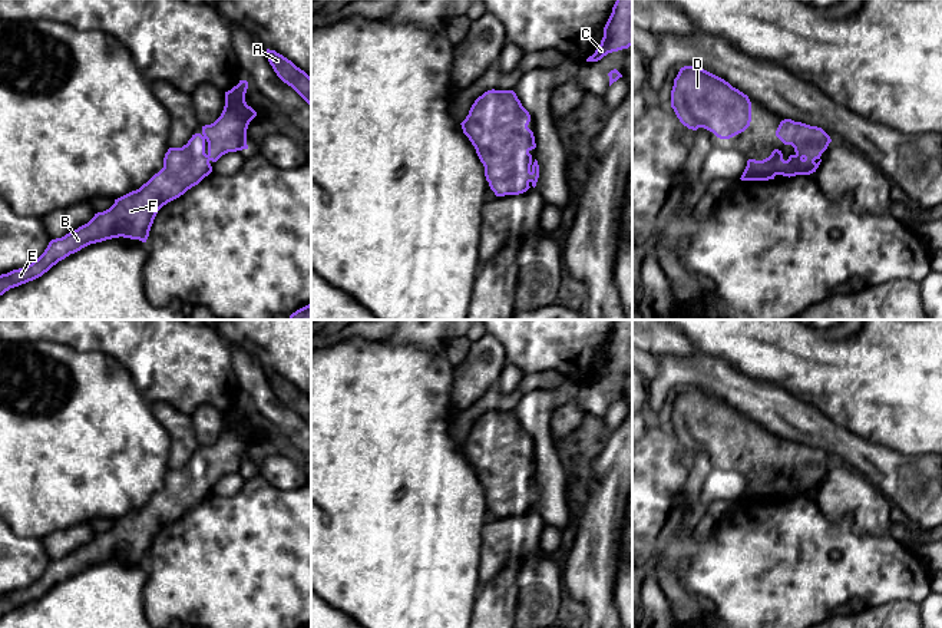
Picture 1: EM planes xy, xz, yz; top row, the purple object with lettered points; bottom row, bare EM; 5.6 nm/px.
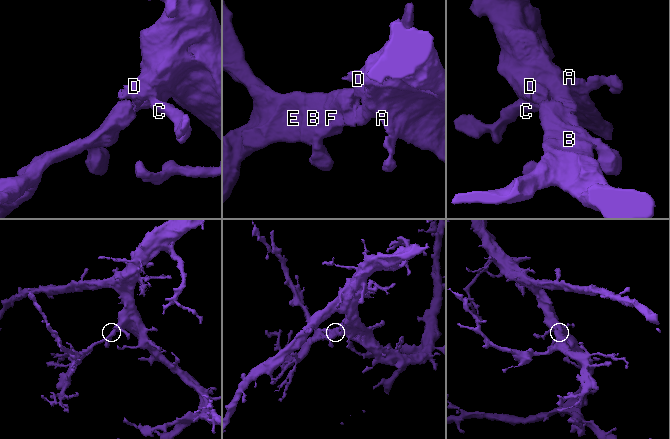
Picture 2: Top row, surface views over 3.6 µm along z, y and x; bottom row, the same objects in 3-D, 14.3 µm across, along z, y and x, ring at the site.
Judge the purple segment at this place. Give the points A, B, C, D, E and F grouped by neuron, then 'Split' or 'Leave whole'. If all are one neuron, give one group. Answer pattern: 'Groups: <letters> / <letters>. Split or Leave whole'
Groups: A B C D E F. Leave whole

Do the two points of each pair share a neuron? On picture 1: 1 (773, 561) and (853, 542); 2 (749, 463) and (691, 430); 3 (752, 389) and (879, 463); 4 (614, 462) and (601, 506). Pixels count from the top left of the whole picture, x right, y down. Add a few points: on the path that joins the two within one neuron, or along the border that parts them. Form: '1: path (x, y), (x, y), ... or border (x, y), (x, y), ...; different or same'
1: path (793, 561), (830, 561), (833, 558); same
2: path (734, 449), (716, 430), (706, 430); same
3: path (783, 415), (825, 433), (848, 448); same
4: path (614, 473), (608, 495); same

